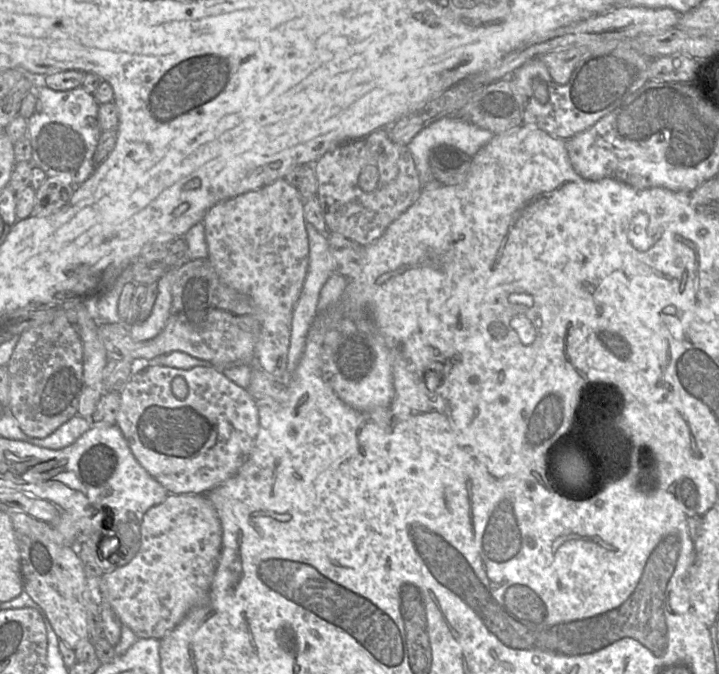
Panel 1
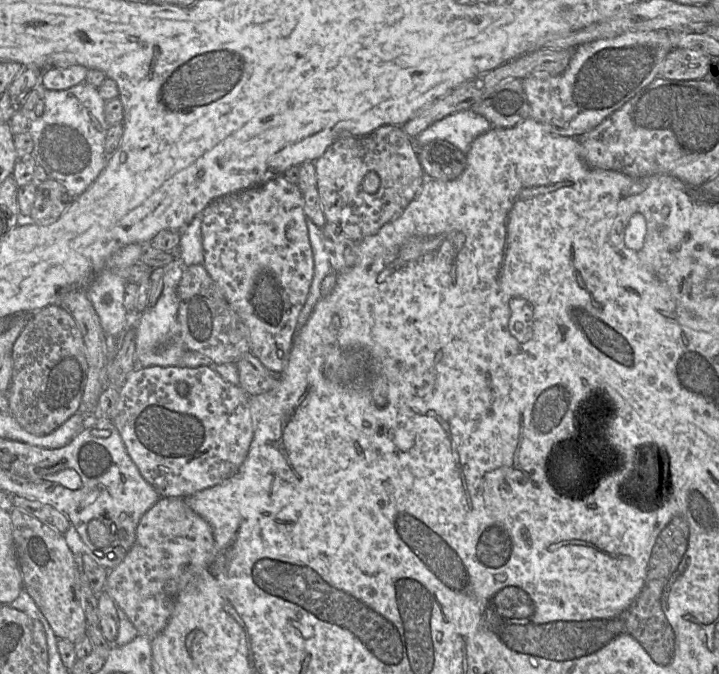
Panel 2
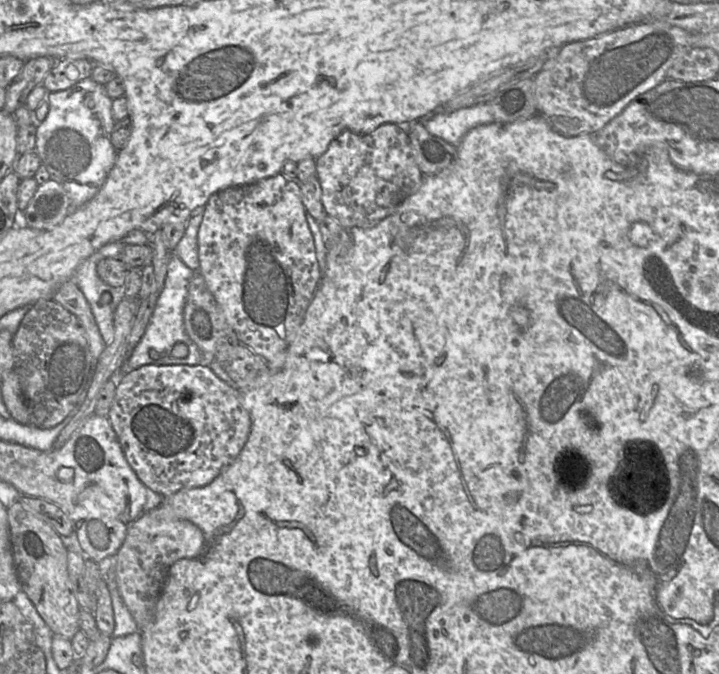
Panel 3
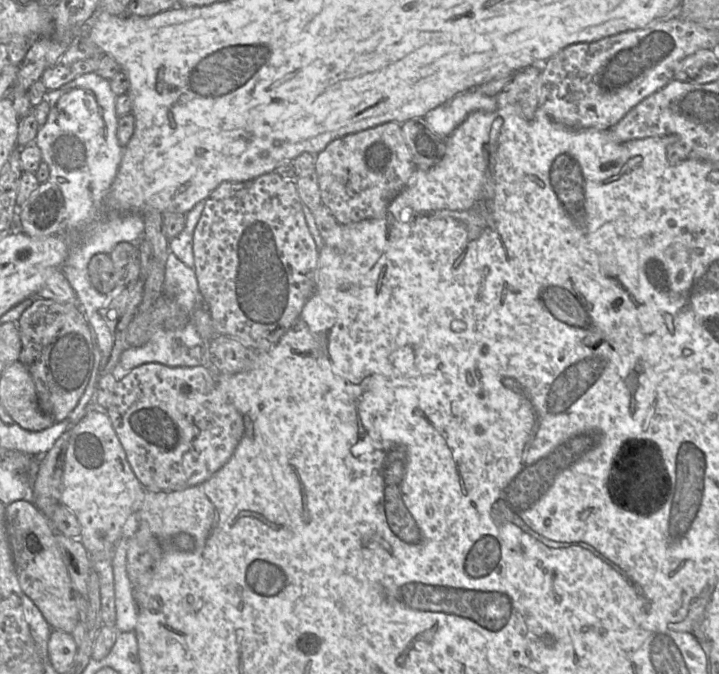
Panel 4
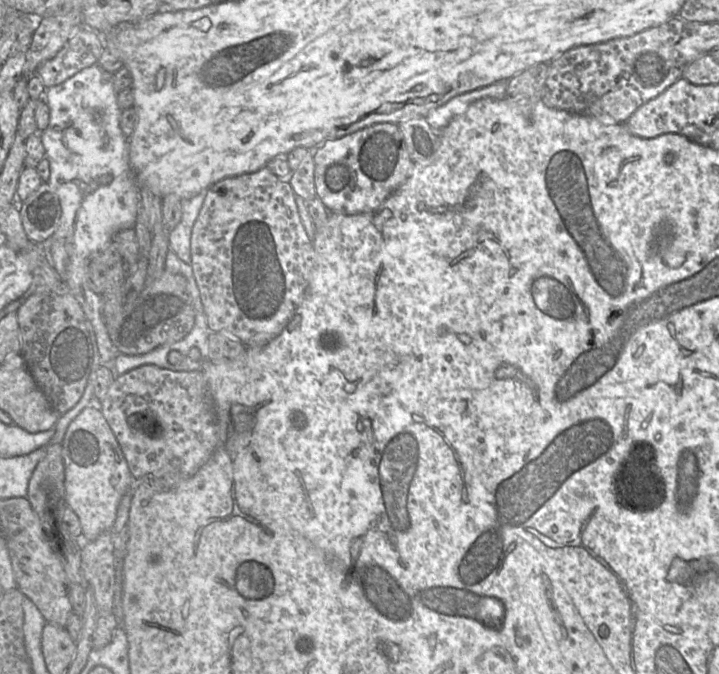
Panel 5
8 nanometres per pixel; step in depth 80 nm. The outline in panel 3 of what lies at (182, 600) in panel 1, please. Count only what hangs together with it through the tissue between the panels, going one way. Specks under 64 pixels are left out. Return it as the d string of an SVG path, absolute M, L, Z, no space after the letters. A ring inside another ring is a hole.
M167 505L145 511L130 523L125 541L117 553L116 581L120 595L133 616L138 631L150 626L155 607L172 565L178 560L198 557L204 547L201 529L178 519Z

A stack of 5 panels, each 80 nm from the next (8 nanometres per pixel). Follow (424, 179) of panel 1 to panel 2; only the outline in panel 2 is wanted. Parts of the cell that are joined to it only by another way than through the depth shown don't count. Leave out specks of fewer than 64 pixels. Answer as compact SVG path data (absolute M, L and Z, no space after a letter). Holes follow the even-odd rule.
M470 109L458 111L443 117L442 119L432 123L429 127L423 130L416 138L413 138L416 154L417 149L435 140L446 140L456 146L460 151L467 154L470 150L472 142L481 134L486 133L492 128L491 123L473 112Z

